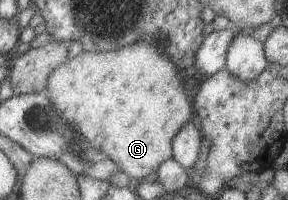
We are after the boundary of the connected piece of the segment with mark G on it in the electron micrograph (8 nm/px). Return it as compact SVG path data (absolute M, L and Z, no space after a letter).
M142 42L140 45L112 53L94 54L82 51L52 72L45 92L61 116L72 124L92 147L113 159L130 179L145 181L150 173L157 172L164 162L174 158L174 138L186 123L196 119L196 112L194 99L190 99L186 93L188 87L184 85L185 78L191 72L187 74L180 70L165 53L166 48L162 48L158 42L154 46L148 42Z

